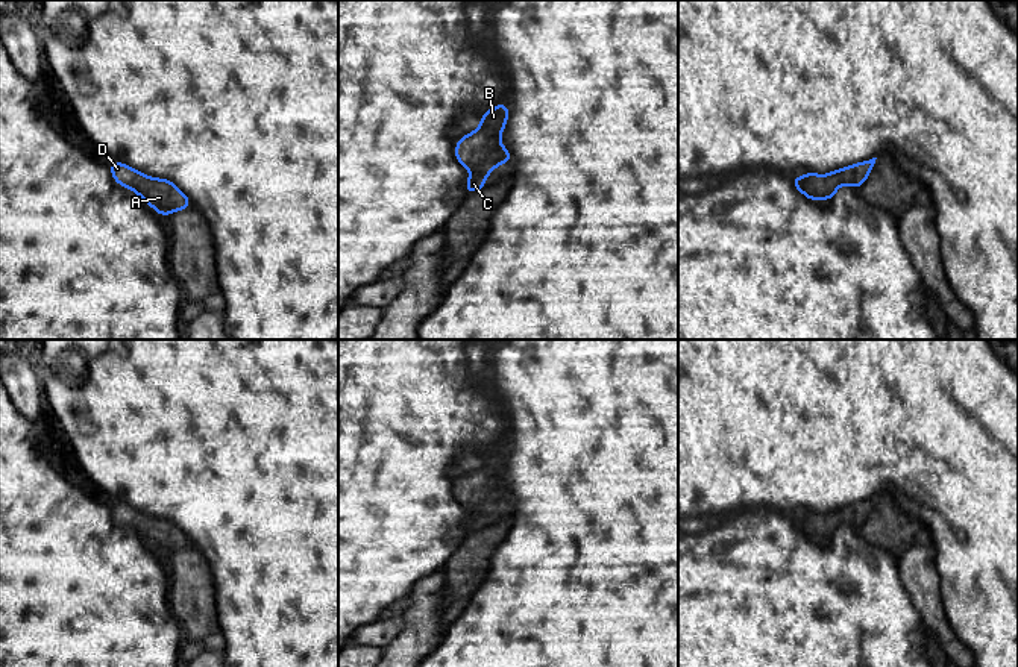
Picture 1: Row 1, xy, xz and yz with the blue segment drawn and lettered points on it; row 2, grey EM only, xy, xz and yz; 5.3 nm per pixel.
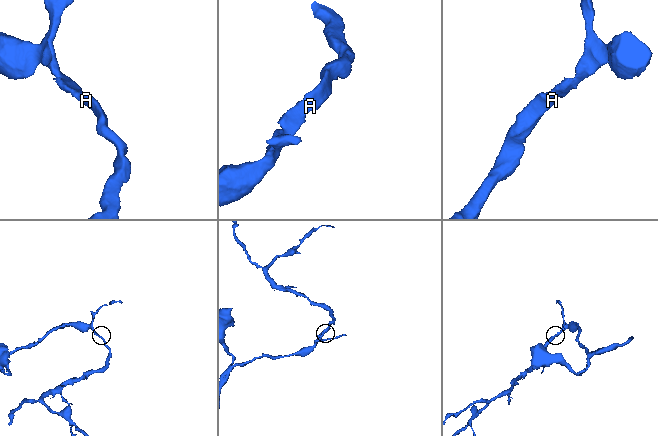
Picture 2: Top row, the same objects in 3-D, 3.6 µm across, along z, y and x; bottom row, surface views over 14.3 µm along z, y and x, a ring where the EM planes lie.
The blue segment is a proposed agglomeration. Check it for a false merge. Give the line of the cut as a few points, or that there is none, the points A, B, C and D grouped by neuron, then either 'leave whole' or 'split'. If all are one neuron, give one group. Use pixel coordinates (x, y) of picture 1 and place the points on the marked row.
no cut; A B C D; leave whole

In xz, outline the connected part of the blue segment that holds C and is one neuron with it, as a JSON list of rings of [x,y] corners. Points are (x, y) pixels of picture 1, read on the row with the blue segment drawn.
[[[499,103],[482,114],[481,126],[475,132],[455,144],[457,161],[470,170],[470,179],[466,182],[467,194],[484,188],[487,174],[501,162],[513,162],[513,156],[499,139],[508,114],[508,106]]]

